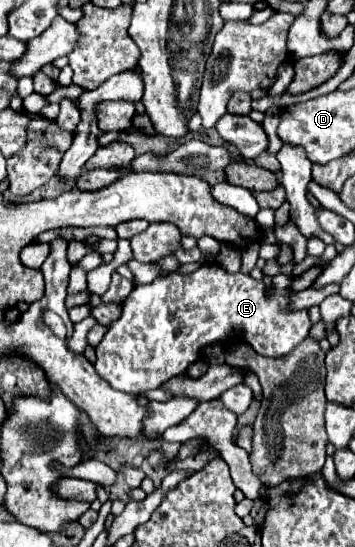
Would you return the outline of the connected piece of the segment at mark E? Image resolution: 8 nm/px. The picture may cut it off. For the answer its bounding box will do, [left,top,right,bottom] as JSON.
[95,262,309,394]

